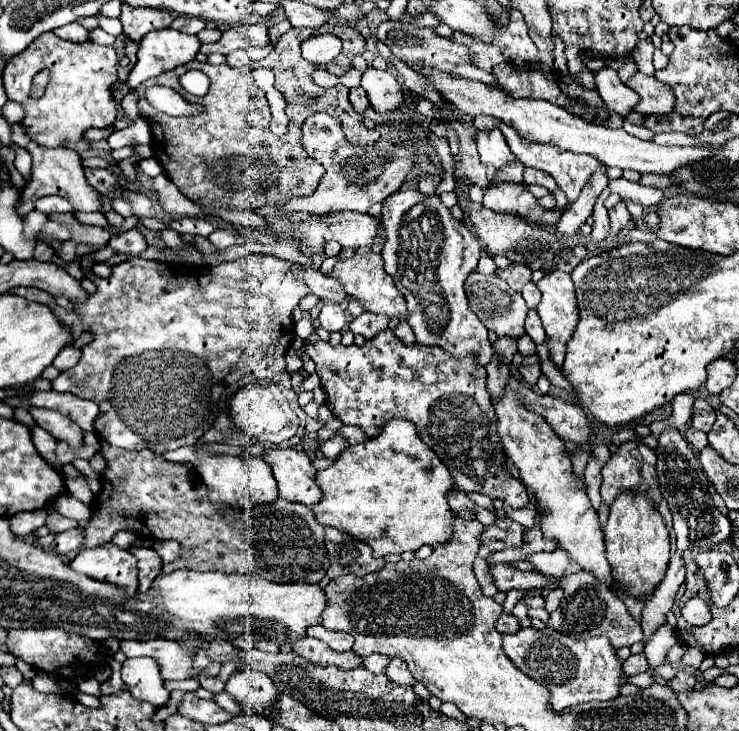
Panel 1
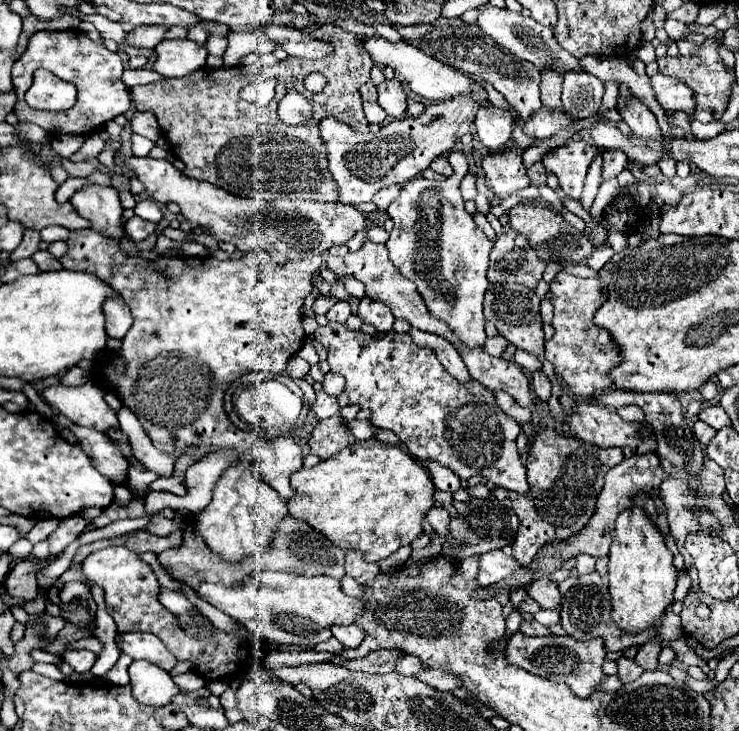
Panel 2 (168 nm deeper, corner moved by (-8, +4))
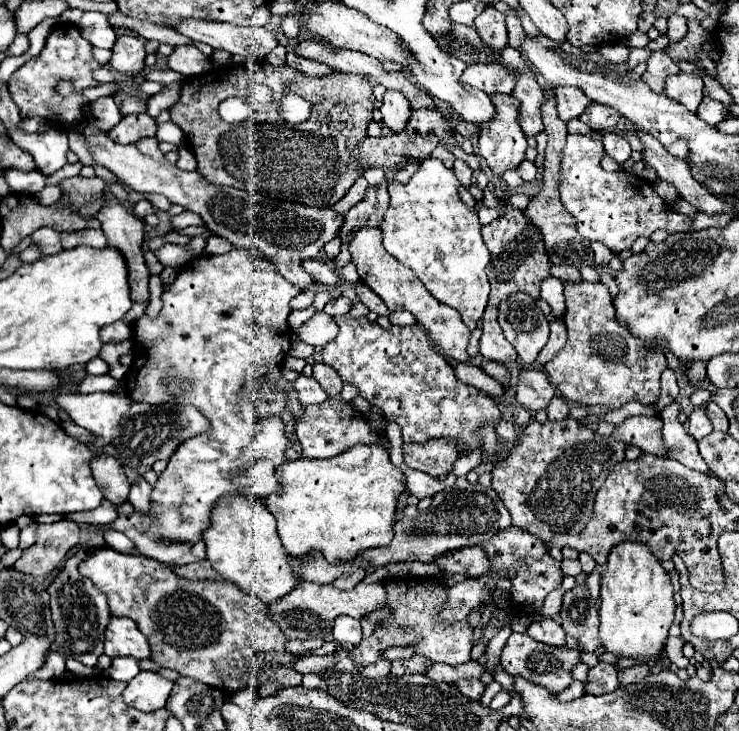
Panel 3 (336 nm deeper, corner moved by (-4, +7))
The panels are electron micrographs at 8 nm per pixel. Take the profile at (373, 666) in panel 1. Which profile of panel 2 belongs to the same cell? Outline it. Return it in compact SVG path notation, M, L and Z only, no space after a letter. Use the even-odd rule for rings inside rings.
M400 655L398 657L398 661L396 661L396 671L398 673L402 673L402 675L416 675L418 671L422 671L424 669L424 665L414 657L414 655Z

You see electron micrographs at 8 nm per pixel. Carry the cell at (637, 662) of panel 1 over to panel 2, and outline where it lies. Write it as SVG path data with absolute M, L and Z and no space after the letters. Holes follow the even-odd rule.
M628 657L618 659L618 677L622 679L622 683L634 681L642 673L644 673L644 669L640 669L640 665L634 659L628 659Z

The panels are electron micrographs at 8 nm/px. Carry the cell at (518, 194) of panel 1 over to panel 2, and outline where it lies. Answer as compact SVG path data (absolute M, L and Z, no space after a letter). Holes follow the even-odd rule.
M510 143L510 149L506 149L506 153L498 153L498 157L494 157L494 153L488 153L482 159L482 169L494 195L512 195L530 185L530 177L522 165L522 153L524 147Z

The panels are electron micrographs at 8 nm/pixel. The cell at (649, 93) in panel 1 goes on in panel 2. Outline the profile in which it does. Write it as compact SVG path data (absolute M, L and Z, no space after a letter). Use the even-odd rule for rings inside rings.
M658 73L650 77L650 83L654 89L654 97L664 111L694 111L694 93L682 79Z

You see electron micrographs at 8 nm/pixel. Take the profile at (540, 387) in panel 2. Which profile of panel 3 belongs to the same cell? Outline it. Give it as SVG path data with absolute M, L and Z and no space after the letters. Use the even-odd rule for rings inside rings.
M524 368L516 378L516 400L526 410L538 412L546 410L550 400L554 398L554 386L548 376L538 368Z

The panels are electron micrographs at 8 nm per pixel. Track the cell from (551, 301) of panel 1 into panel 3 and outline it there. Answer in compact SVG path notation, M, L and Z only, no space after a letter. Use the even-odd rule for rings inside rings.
M576 282L564 286L566 296L566 314L564 324L568 328L568 342L566 346L544 364L546 374L550 376L550 382L562 392L566 400L578 402L580 406L606 406L610 410L622 408L622 404L634 400L646 406L652 406L658 402L660 396L660 374L666 368L666 358L660 348L648 348L640 338L636 338L630 330L626 330L624 324L616 320L616 310L610 298L608 288L602 282Z

